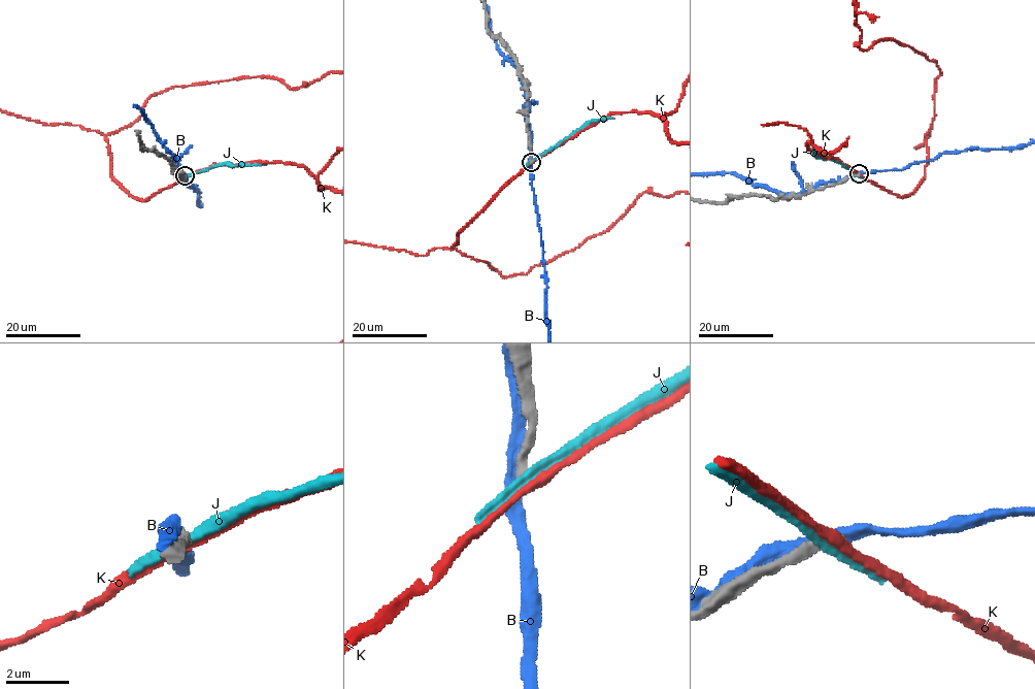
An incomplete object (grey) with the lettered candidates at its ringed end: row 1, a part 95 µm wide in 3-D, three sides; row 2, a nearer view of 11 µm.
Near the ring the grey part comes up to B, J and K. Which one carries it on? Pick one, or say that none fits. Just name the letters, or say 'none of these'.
none of these

